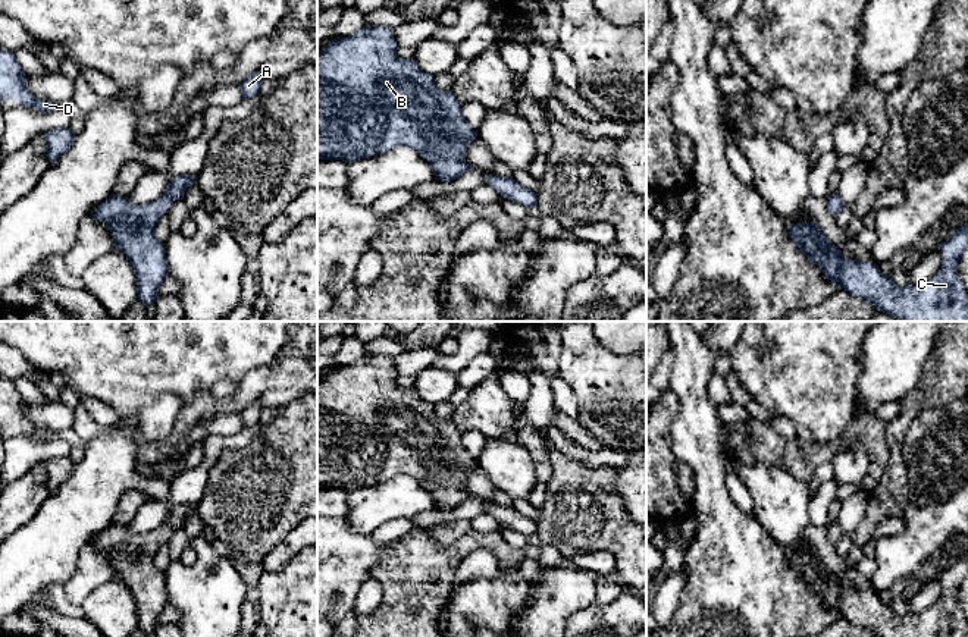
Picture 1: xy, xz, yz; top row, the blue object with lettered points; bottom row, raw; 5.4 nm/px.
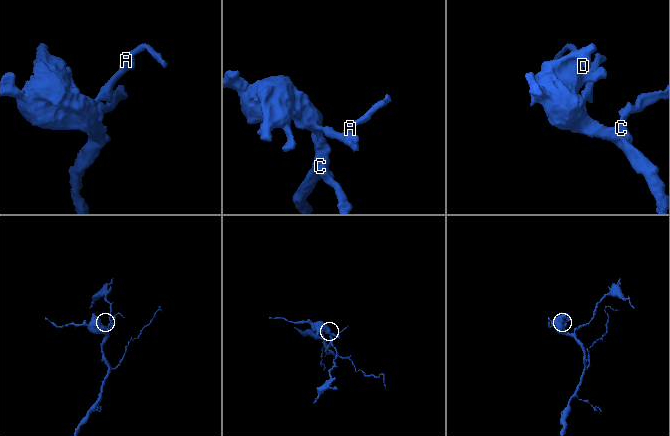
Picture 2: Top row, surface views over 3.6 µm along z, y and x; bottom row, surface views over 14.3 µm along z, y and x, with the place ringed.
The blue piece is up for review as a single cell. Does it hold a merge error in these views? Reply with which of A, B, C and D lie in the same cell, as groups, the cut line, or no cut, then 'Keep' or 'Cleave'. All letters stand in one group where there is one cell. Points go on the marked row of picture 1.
Groups: A B C D. No split. Keep

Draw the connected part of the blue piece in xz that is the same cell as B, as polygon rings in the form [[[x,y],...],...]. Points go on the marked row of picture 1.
[[[364,26],[348,37],[336,37],[317,50],[317,160],[351,163],[386,153],[395,147],[414,148],[435,170],[436,181],[451,182],[472,169],[464,160],[467,145],[477,138],[461,114],[461,103],[451,91],[441,91],[435,76],[425,73],[413,59],[397,56],[394,29]]]

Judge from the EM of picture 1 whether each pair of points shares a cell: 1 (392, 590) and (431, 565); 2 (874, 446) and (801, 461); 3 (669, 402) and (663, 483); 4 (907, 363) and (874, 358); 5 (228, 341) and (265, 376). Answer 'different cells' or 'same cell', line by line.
1: same cell
2: same cell
3: same cell
4: same cell
5: different cells

